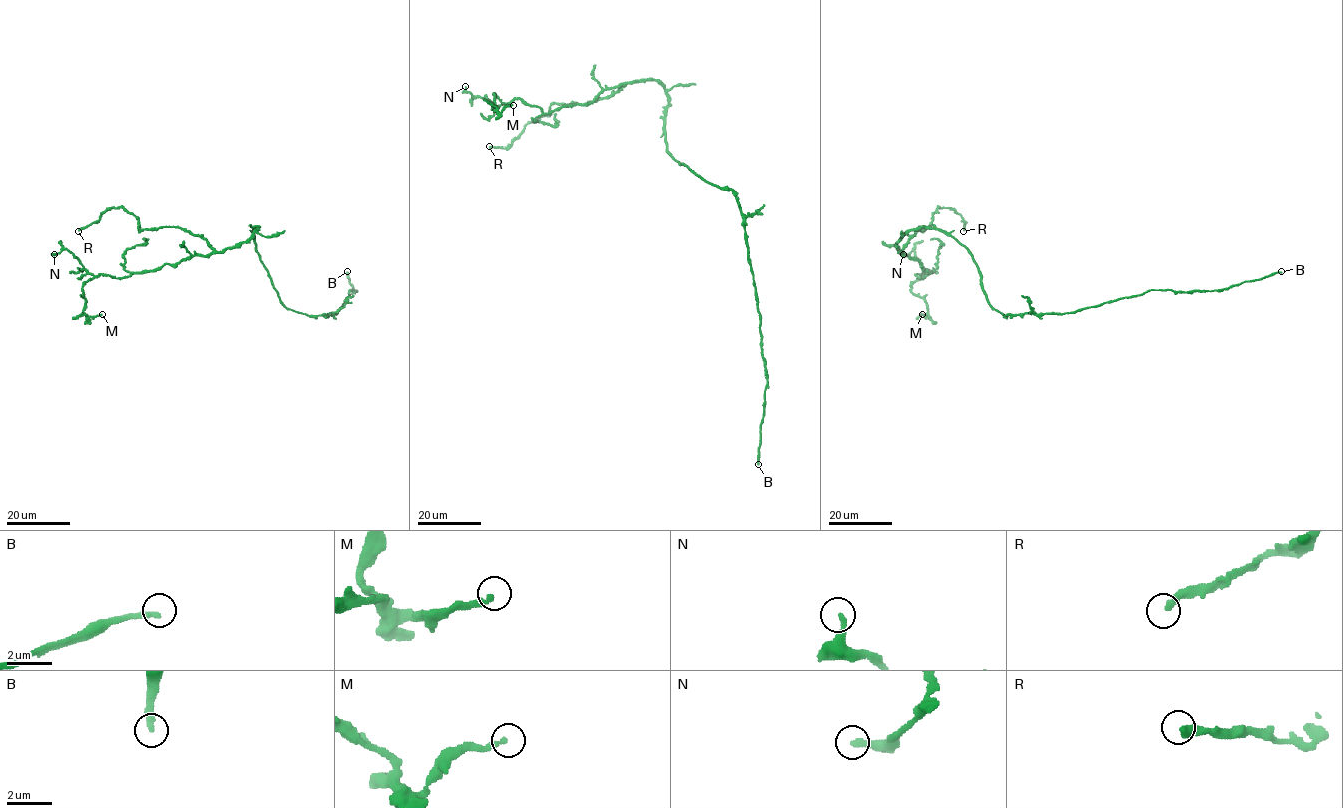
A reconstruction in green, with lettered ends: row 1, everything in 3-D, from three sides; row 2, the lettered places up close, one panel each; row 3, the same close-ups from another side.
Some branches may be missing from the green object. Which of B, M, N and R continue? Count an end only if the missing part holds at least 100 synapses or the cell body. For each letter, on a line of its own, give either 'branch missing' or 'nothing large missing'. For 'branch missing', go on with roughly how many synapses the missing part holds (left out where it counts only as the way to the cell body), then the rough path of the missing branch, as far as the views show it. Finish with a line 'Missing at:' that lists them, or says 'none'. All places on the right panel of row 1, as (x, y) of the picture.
B: branch missing; about 200 synapses
M: nothing large missing
N: nothing large missing
R: nothing large missing
Missing at: B

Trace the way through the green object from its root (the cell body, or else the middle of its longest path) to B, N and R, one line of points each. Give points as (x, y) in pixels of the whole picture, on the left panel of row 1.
B: (270, 275), (279, 300), (287, 308), (309, 315), (325, 315), (337, 313), (350, 290), (356, 291), (347, 271)
N: (270, 275), (257, 251), (257, 227), (245, 241), (221, 251), (124, 278), (93, 275), (67, 250), (54, 254)
R: (270, 275), (257, 251), (257, 227), (221, 251), (175, 227), (139, 231), (123, 207), (108, 207), (78, 231)

